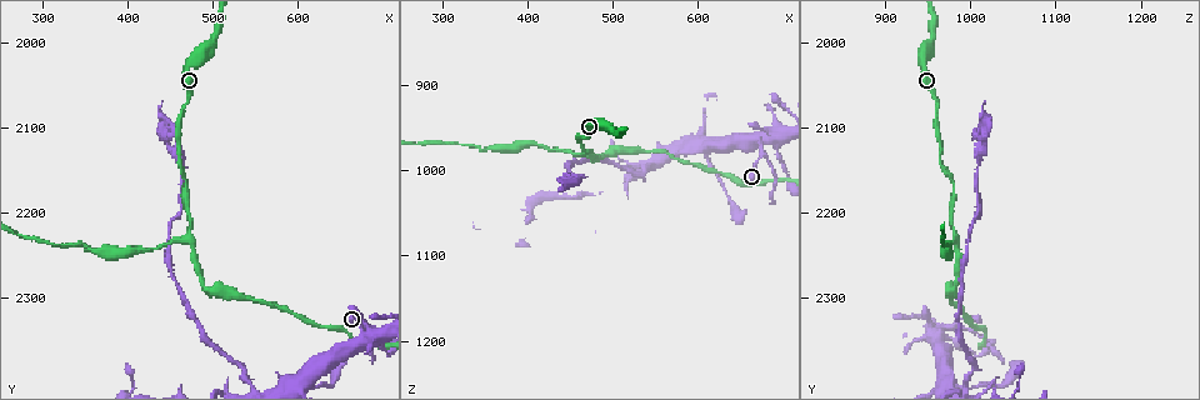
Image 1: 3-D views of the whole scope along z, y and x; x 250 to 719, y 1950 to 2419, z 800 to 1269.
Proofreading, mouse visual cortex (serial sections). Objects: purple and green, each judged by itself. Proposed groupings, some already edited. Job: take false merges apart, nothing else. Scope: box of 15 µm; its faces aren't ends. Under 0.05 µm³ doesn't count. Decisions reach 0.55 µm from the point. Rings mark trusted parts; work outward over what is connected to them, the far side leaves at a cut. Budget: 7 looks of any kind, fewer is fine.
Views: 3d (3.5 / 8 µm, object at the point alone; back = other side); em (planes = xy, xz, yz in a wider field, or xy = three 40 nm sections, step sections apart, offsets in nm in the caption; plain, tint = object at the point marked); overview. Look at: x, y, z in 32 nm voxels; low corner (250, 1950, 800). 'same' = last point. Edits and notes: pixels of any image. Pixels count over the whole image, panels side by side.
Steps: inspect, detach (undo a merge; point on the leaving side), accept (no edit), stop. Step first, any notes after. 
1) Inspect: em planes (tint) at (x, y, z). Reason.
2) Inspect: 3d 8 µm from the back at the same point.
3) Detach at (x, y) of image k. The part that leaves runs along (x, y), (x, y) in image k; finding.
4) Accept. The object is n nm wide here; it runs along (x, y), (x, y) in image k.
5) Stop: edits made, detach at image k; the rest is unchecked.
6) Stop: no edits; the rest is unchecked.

Inspect: 3d 3.5 µm at (475, 2225, 985). A fork.

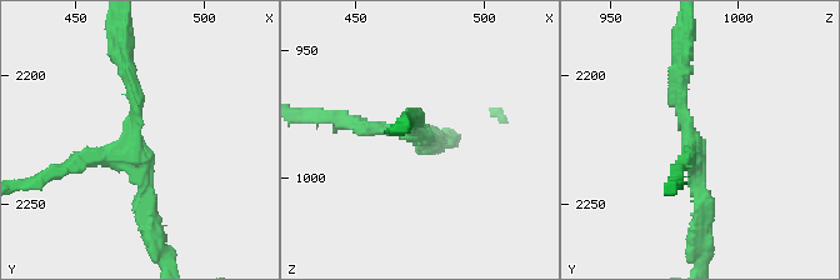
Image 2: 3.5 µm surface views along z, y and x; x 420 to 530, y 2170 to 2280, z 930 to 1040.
Inspect: em xy step 1 (tint) at (472, 2227, 982). 3 arms meet here; the arms are 150, 200, 200 nm wide; need the tissue.

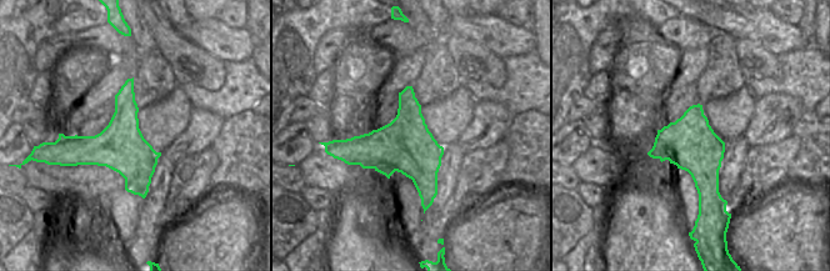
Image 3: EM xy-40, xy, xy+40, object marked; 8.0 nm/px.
Accept. It runs along (126, 75), (153, 229) in image 2; all the same cell.

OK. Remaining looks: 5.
Inspect: 3d 3.5 µm from the back at (495, 2290, 980). Sharp bend.

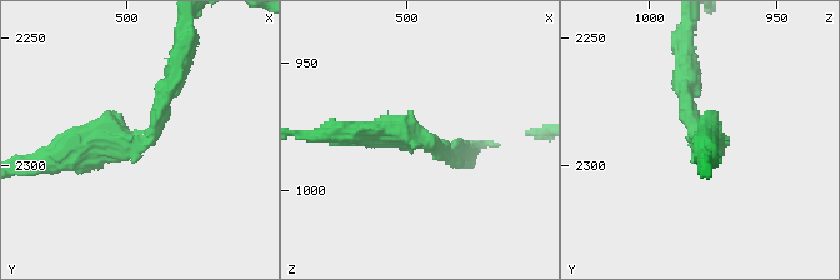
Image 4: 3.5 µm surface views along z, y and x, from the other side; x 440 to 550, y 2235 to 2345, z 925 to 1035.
Inspect: em xy step 5 (tint) at (495, 2292, 980). The arms are 200, 300 nm wide.

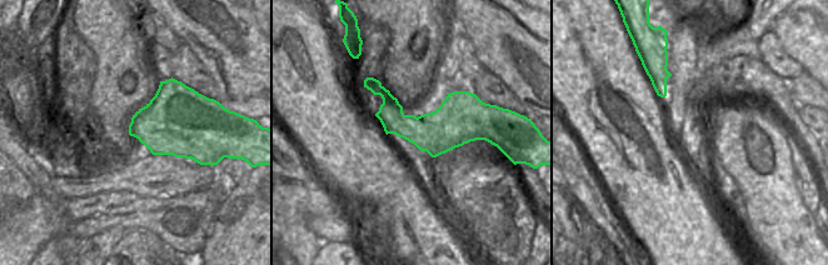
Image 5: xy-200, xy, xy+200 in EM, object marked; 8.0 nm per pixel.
Inspect: em xy step 1 (tint) at the same point. Another direction.

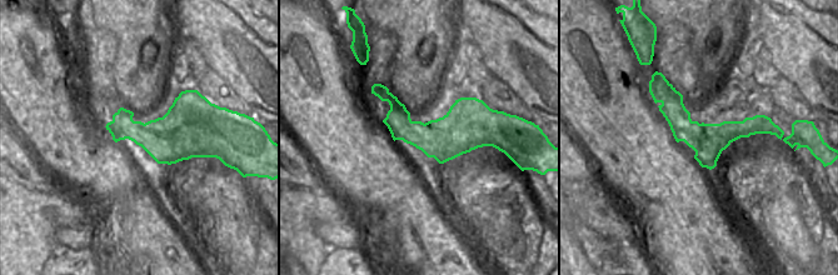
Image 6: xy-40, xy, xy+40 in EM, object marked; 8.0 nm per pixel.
Accept. The object is 340 nm wide here; it runs along (654, 91), (694, 131), (764, 129) in image 6; one cell here.

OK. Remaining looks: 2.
Inspect: 3d 3.5 µm at (680, 2345, 960). Sharp bend.

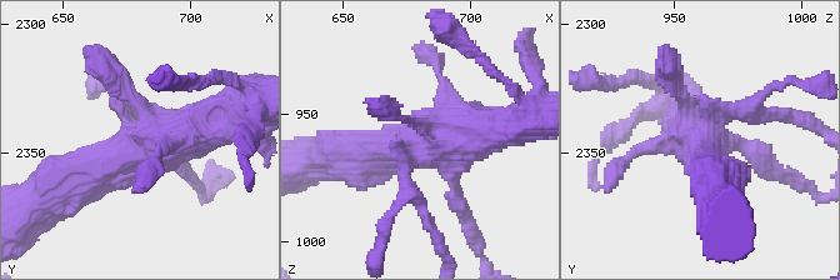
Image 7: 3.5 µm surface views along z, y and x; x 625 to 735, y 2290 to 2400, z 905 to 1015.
Inspect: em xy step 2 (tint) at (679, 2345, 963).

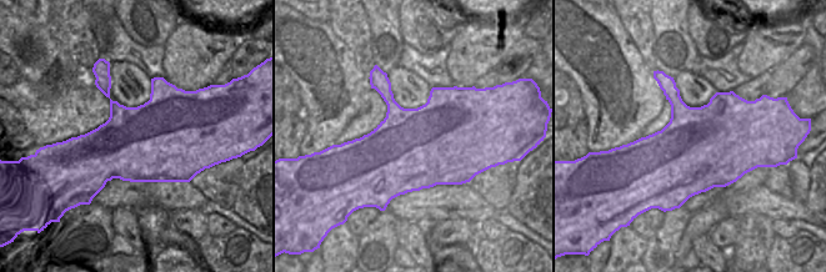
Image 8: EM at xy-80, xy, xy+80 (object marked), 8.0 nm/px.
Accept. It runs along (765, 94), (704, 144), (718, 183) in image 7; continuous, no second cell.

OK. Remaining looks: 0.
Stop: no edits; the rest is unchecked.

